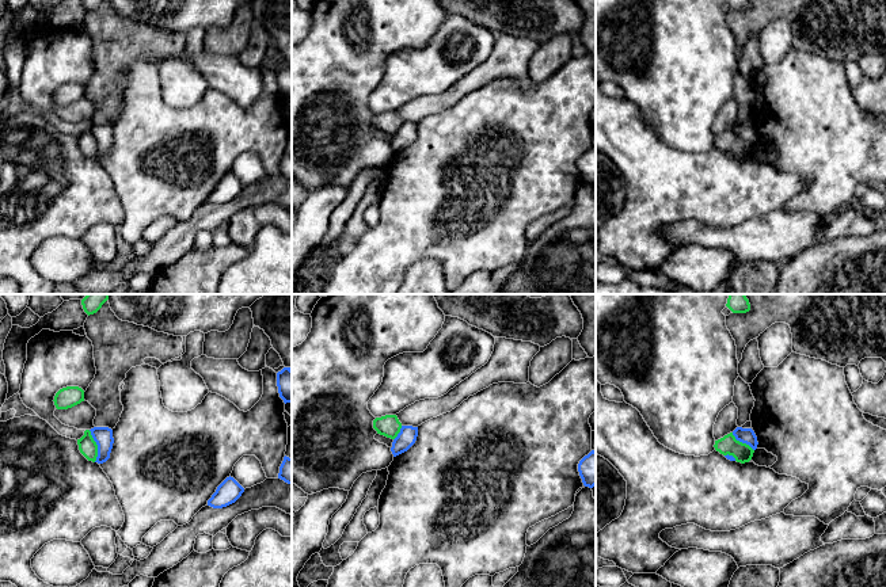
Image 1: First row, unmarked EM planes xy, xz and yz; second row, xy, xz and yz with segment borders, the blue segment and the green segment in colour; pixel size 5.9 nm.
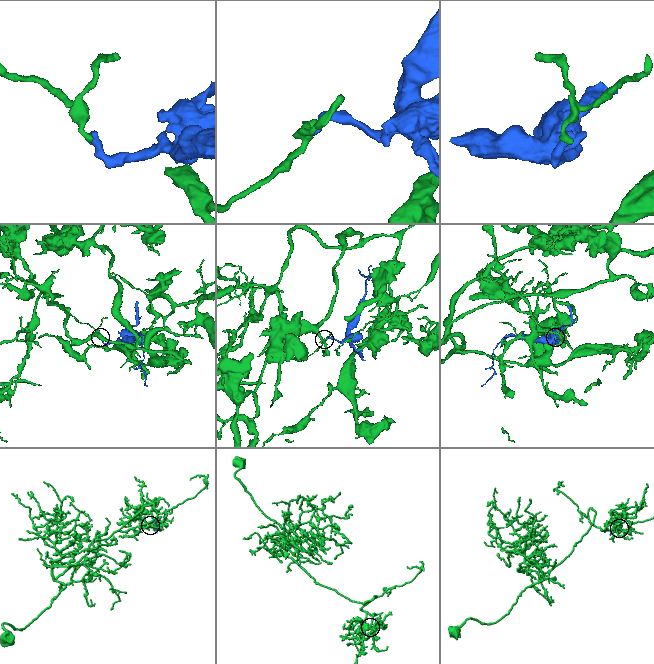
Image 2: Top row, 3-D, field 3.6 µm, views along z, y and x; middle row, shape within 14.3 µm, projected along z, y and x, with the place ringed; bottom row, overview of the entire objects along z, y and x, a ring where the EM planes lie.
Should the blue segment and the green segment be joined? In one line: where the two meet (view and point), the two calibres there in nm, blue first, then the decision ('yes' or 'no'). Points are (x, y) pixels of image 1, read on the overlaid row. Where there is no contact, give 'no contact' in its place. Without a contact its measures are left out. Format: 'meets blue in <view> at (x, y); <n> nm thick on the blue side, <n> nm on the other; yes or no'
meets blue in xy at (98, 446); 110 nm thick on the blue side, 110 nm on the other; no

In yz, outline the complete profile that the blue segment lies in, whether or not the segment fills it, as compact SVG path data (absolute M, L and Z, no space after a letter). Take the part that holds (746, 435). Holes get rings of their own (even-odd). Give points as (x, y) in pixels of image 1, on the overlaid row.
M737 427L733 431L733 435L735 437L737 441L749 445L753 450L757 449L758 445L757 437L752 428Z

